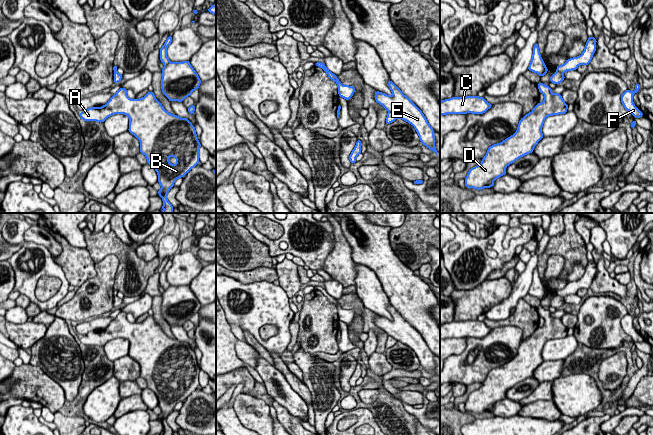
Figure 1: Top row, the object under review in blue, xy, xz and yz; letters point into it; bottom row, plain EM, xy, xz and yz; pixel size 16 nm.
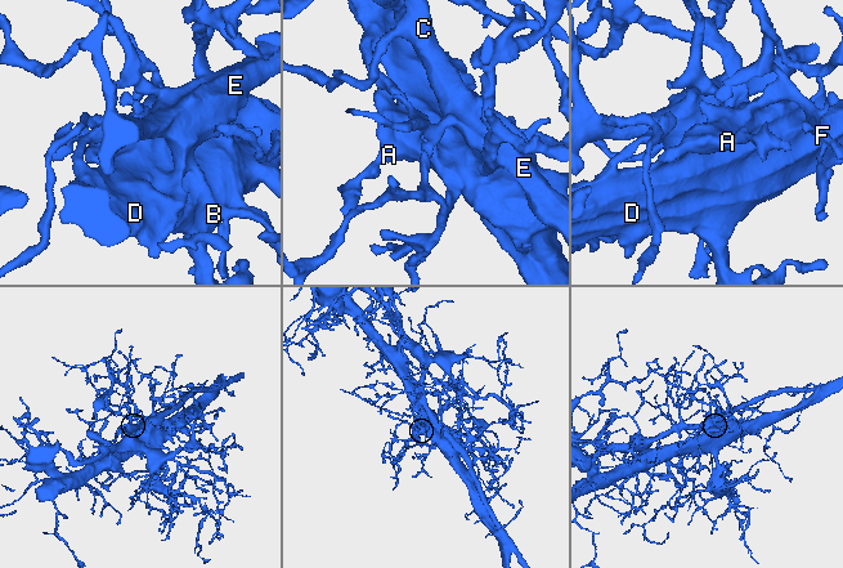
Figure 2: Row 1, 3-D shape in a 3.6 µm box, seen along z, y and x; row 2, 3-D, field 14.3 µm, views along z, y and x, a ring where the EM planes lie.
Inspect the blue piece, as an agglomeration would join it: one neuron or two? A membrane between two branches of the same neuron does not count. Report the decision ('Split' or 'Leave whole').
Split

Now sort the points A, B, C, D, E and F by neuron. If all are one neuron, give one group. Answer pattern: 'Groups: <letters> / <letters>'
Groups: A B D F / C E

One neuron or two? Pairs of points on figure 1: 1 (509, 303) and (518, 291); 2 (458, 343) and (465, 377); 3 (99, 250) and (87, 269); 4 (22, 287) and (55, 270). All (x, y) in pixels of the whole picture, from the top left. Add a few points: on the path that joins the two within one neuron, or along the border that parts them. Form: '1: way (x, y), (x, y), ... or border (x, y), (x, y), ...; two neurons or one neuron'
1: way (512, 300), (516, 294); one neuron
2: border (466, 338), (466, 347), (460, 353), (450, 356); two neurons
3: border (86, 248), (90, 257), (95, 262); two neurons
4: way (30, 280), (38, 273), (47, 270); one neuron

